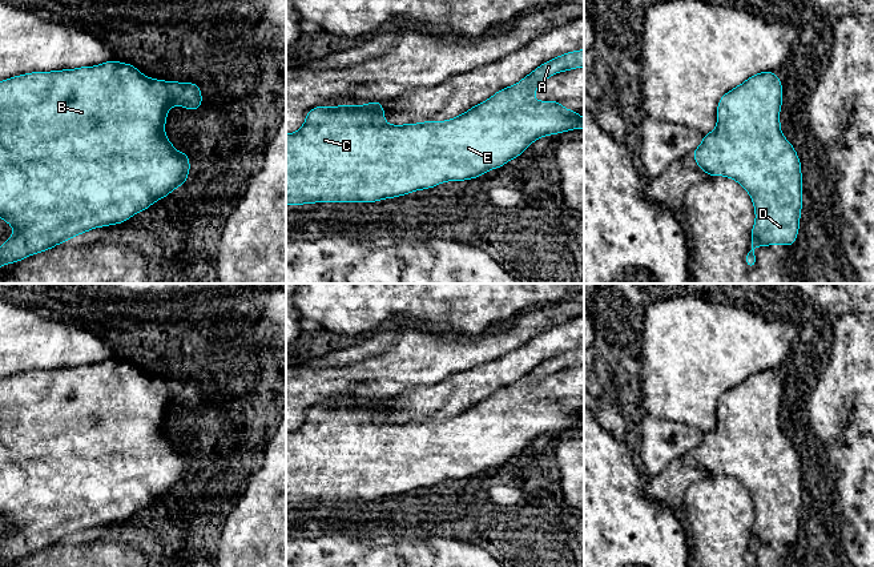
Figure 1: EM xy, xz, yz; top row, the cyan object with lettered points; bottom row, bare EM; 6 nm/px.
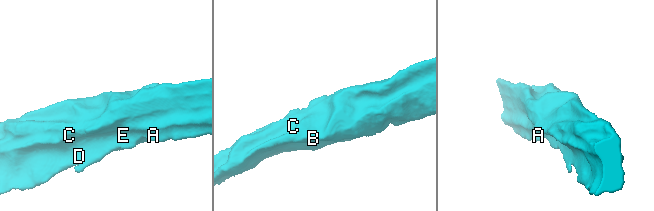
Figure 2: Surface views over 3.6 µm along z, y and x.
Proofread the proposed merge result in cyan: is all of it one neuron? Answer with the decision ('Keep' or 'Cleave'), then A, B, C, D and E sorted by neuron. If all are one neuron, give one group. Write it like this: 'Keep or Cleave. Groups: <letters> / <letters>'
Keep. Groups: A B C D E

